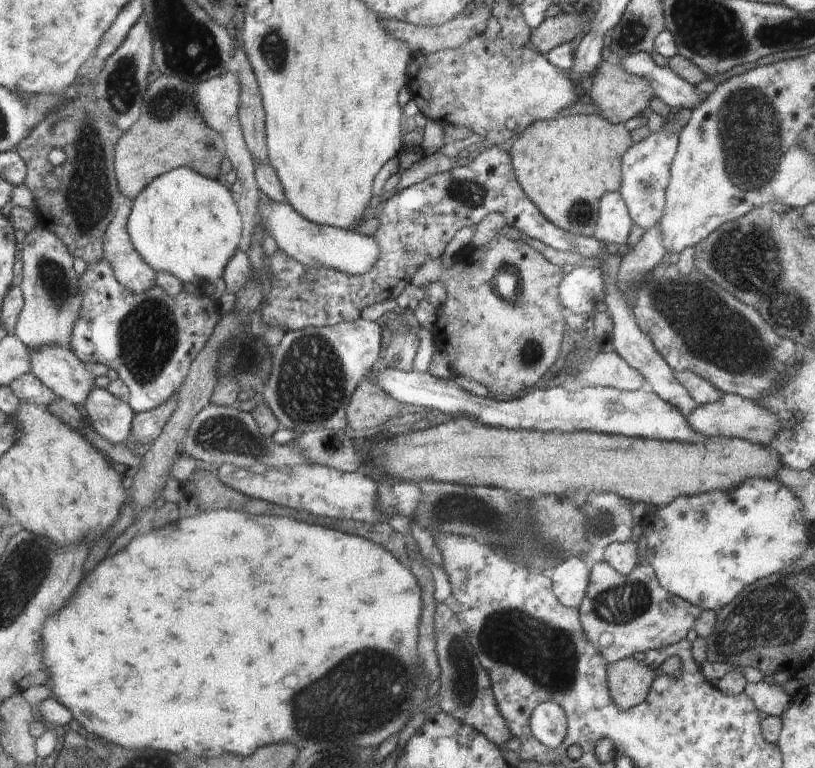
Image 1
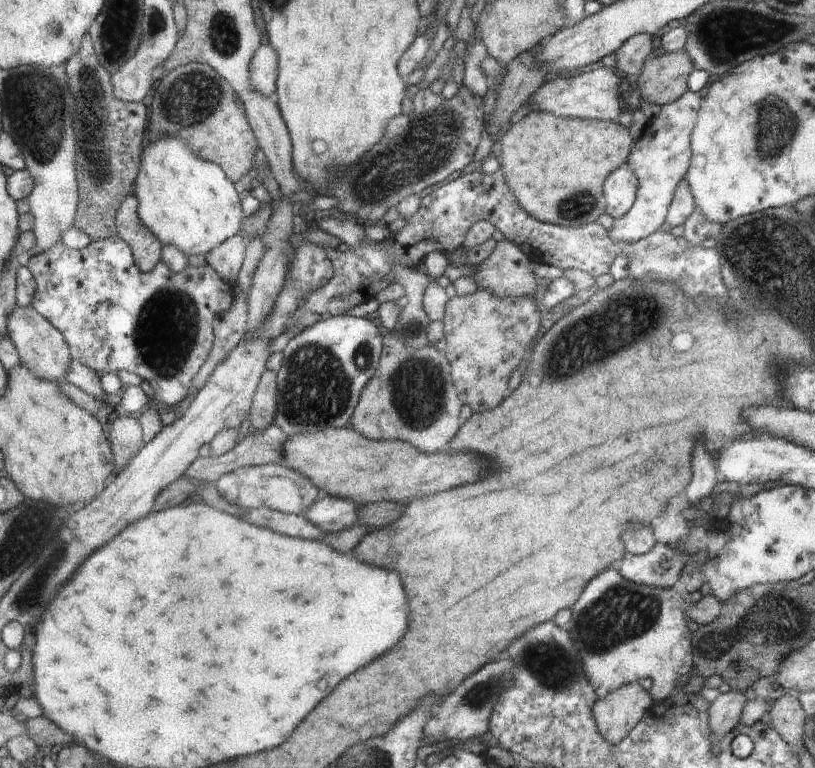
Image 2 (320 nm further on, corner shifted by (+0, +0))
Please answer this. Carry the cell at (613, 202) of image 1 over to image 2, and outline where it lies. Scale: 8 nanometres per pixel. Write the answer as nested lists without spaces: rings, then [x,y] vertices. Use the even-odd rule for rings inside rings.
[[[627,163],[608,174],[604,186],[604,198],[607,198],[608,202],[608,217],[614,220],[631,210],[636,200],[636,188],[638,188],[638,180]]]

